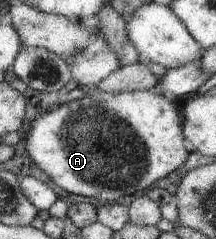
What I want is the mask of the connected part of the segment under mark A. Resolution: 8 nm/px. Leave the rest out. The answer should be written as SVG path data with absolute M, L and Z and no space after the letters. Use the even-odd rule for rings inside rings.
M95 91L91 94L80 94L73 96L73 99L69 99L67 102L63 101L59 107L53 109L53 111L37 115L31 123L31 129L27 133L27 143L25 149L27 153L31 155L35 165L39 165L45 173L48 175L48 179L51 179L56 185L73 193L75 195L83 195L84 197L94 197L94 199L102 199L106 202L115 201L123 195L130 195L141 189L149 190L150 185L159 181L169 175L172 171L175 171L180 165L185 163L187 159L187 149L183 145L183 135L181 135L181 125L179 125L179 113L177 113L177 107L173 105L171 99L167 99L161 94L156 94L153 91L132 91L132 92L119 92L113 93L109 91Z

